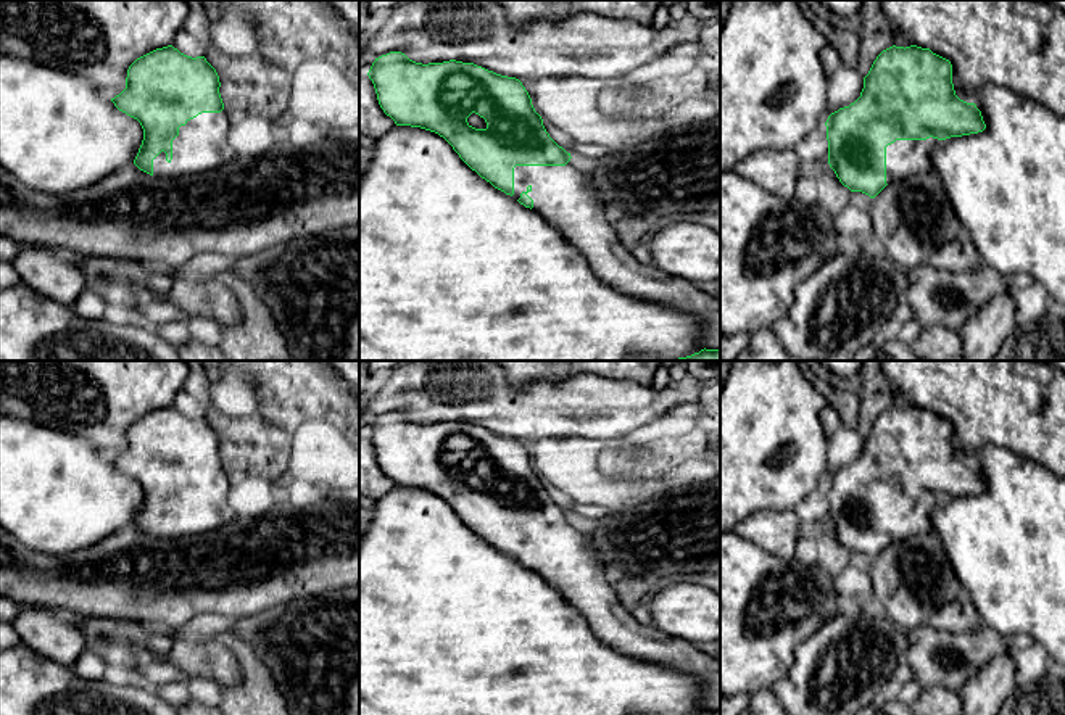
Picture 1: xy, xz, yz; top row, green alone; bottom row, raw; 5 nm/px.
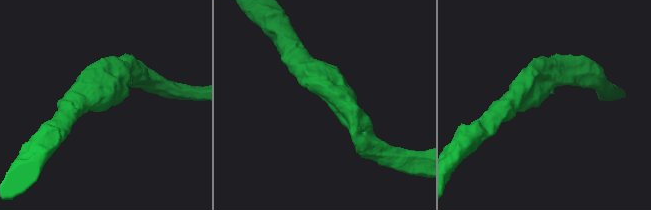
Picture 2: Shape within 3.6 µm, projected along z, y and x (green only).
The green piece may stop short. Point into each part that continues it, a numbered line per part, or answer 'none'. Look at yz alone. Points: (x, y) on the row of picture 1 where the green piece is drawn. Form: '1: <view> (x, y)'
1: yz (904, 158)

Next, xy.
1: xy (202, 145)

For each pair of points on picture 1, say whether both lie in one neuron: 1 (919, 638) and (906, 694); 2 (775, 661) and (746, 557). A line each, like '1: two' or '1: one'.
1: two
2: one

